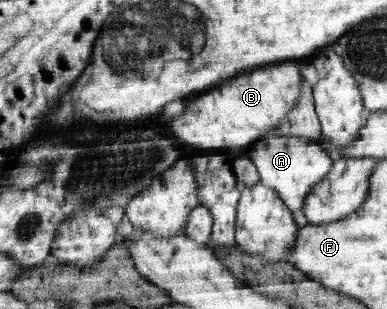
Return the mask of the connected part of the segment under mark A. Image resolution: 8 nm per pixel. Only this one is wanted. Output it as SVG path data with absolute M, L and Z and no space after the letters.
M281 129L264 135L245 155L258 167L260 181L274 189L291 211L304 211L307 196L319 182L323 181L334 167L334 159L319 143L305 137L291 137Z

